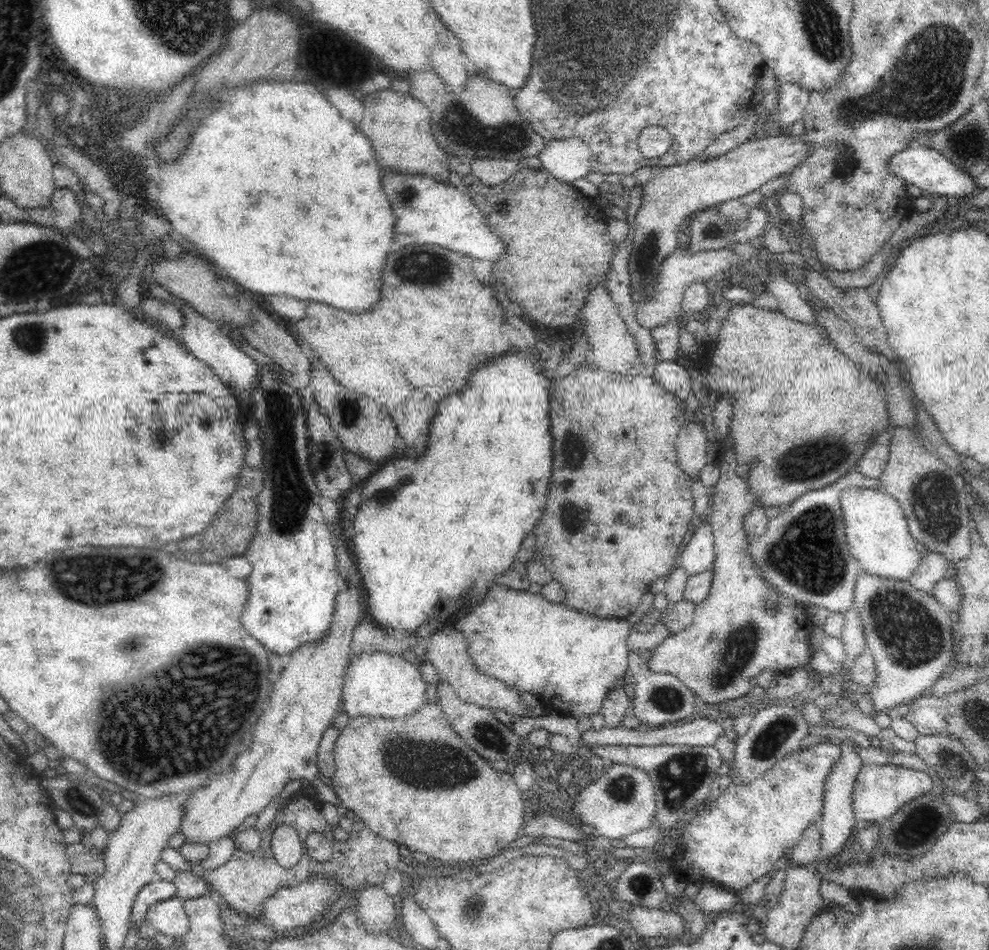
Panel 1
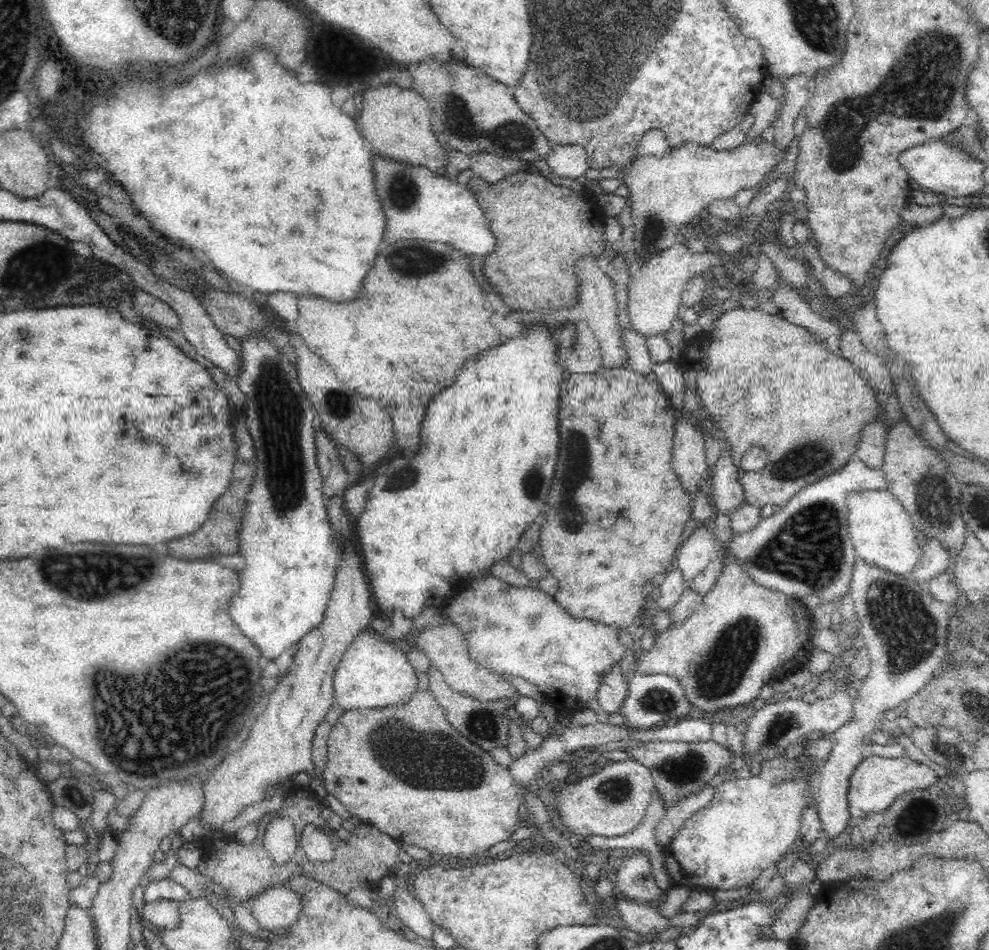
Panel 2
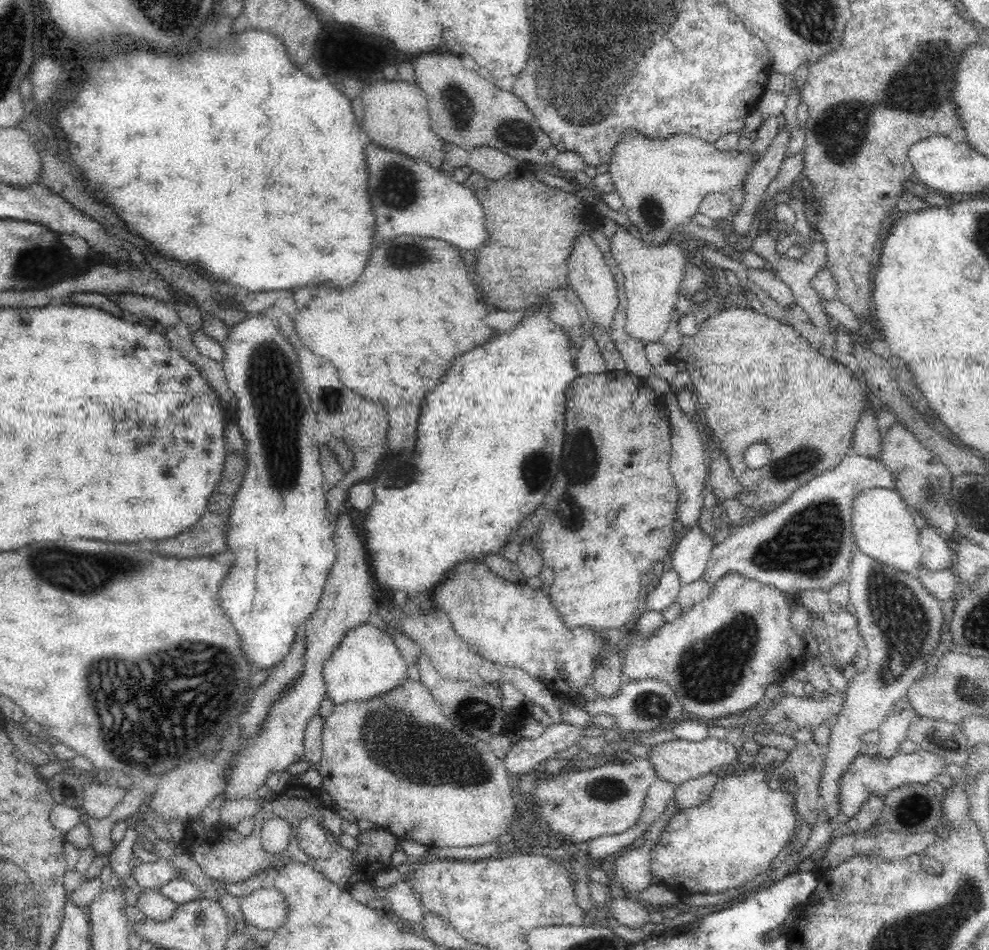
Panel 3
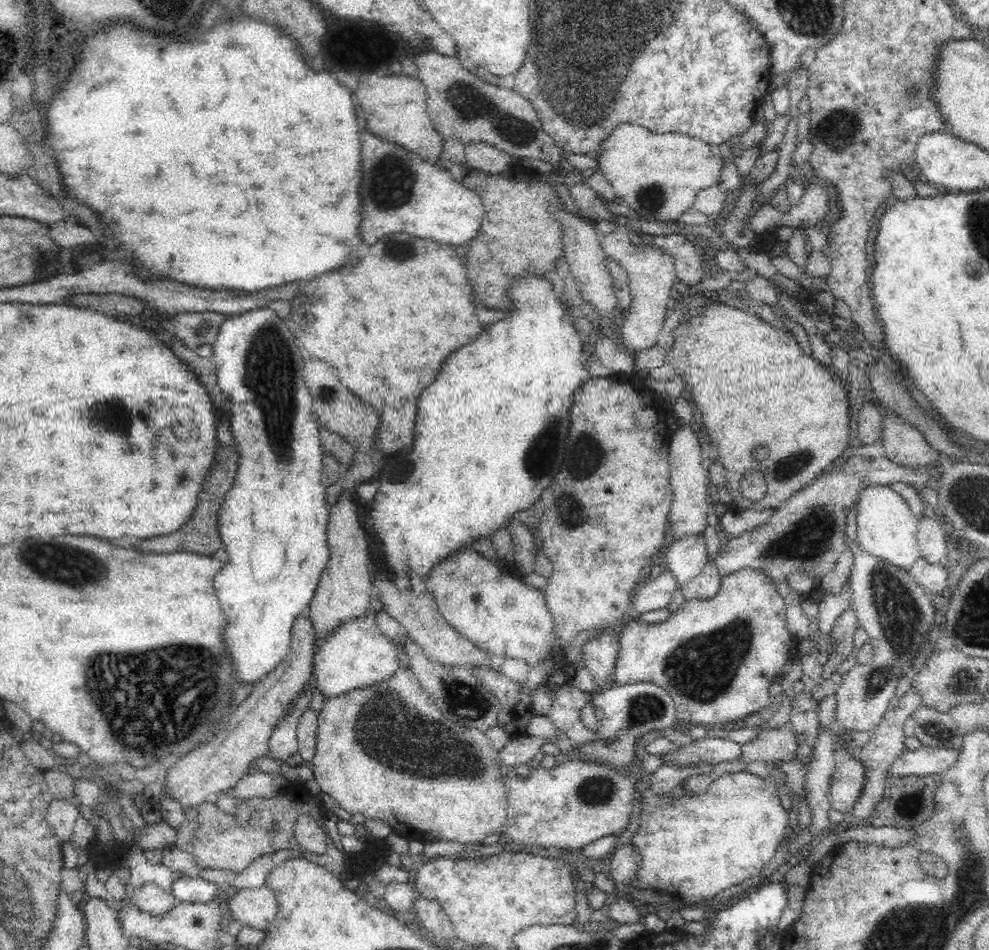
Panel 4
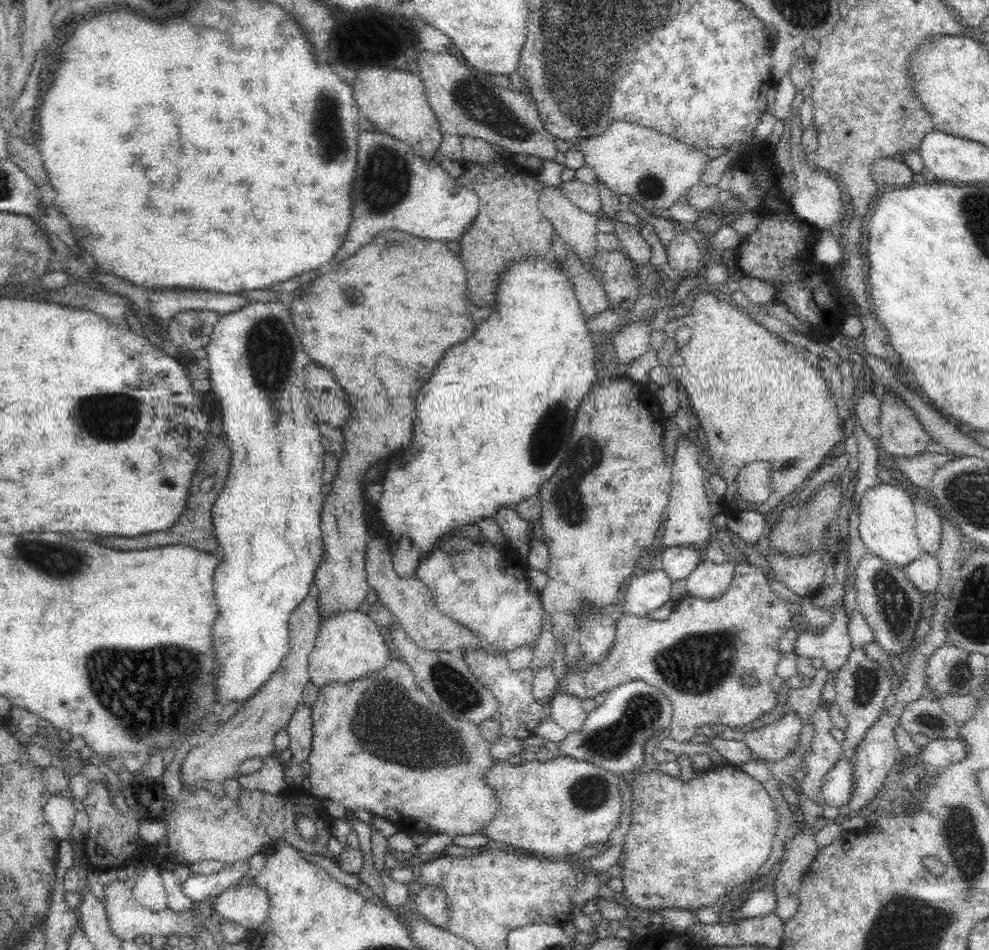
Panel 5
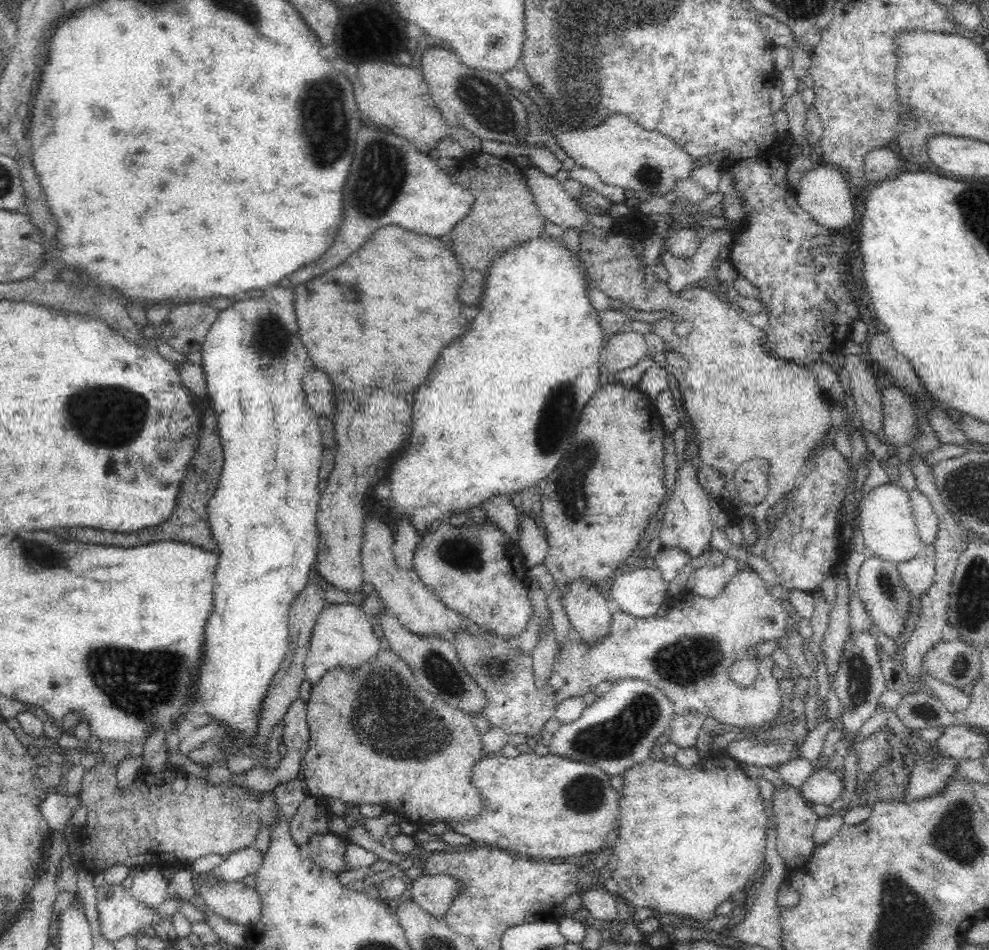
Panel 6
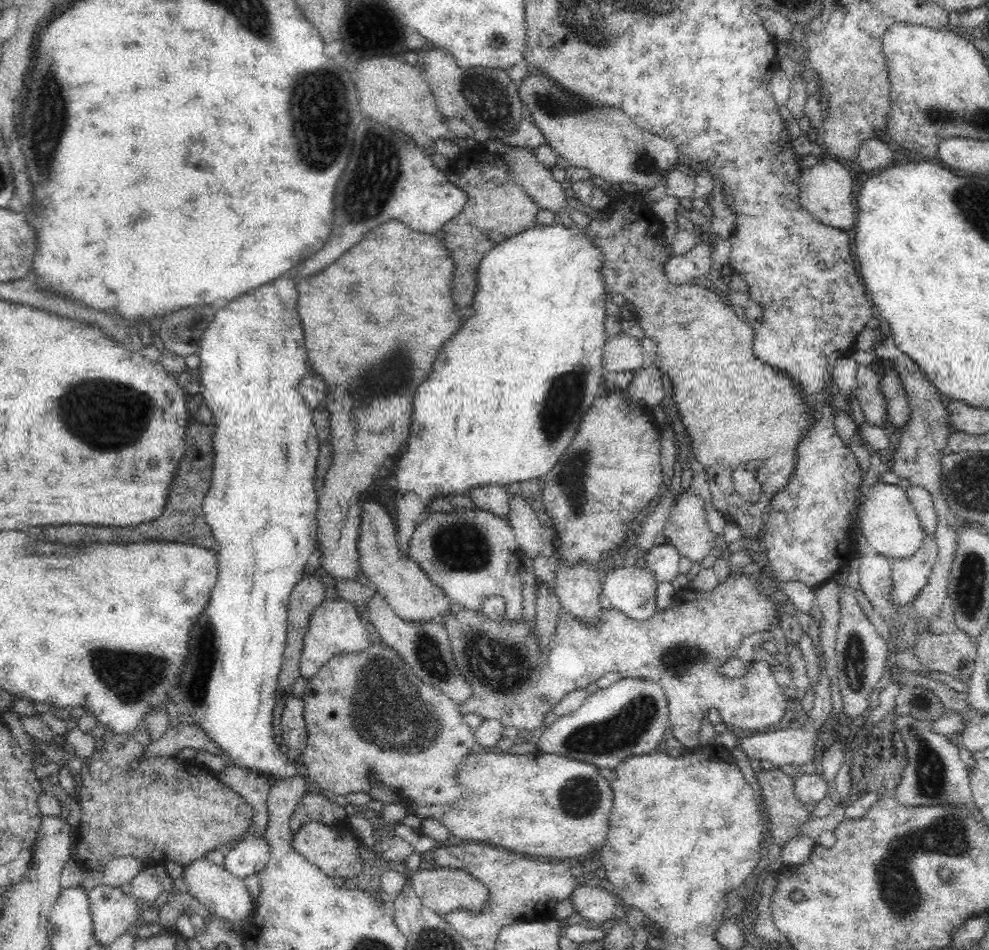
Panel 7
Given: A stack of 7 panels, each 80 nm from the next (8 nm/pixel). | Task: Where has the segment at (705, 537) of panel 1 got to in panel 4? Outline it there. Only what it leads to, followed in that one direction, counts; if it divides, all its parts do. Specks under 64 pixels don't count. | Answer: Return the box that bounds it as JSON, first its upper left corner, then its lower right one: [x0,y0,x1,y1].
[664,534,708,586]

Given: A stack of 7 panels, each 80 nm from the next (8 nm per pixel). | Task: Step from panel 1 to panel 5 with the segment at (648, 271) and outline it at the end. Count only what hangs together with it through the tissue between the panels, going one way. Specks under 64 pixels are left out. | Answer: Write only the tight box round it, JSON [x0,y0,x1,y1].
[577,120,712,215]

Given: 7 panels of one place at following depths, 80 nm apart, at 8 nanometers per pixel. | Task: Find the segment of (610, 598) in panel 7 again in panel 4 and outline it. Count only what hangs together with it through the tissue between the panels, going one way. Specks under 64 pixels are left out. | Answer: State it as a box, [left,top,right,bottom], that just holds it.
[631,567,679,615]

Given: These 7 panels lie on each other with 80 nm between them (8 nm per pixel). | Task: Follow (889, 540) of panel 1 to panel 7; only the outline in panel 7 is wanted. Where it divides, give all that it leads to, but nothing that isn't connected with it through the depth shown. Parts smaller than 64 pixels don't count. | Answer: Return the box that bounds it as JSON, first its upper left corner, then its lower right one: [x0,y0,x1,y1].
[861,482,924,560]

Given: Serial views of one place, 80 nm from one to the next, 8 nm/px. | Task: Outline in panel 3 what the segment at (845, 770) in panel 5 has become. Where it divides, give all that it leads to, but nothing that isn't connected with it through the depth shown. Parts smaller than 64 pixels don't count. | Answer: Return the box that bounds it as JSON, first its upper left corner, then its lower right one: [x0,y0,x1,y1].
[839,749,944,818]

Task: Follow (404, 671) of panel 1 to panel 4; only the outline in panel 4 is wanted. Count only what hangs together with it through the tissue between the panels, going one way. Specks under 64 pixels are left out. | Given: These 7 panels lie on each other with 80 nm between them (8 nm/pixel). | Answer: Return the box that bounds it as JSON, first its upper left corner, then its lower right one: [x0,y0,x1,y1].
[315,616,401,699]

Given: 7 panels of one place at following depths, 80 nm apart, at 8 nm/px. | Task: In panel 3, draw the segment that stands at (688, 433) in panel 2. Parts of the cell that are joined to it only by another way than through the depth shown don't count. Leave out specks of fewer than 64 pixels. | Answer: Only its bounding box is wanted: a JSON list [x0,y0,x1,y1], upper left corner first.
[664,394,708,528]

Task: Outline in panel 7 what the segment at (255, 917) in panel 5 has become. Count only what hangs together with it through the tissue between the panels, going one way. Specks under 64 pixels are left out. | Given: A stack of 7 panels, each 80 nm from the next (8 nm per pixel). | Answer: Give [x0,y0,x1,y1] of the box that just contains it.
[184,857,256,924]

